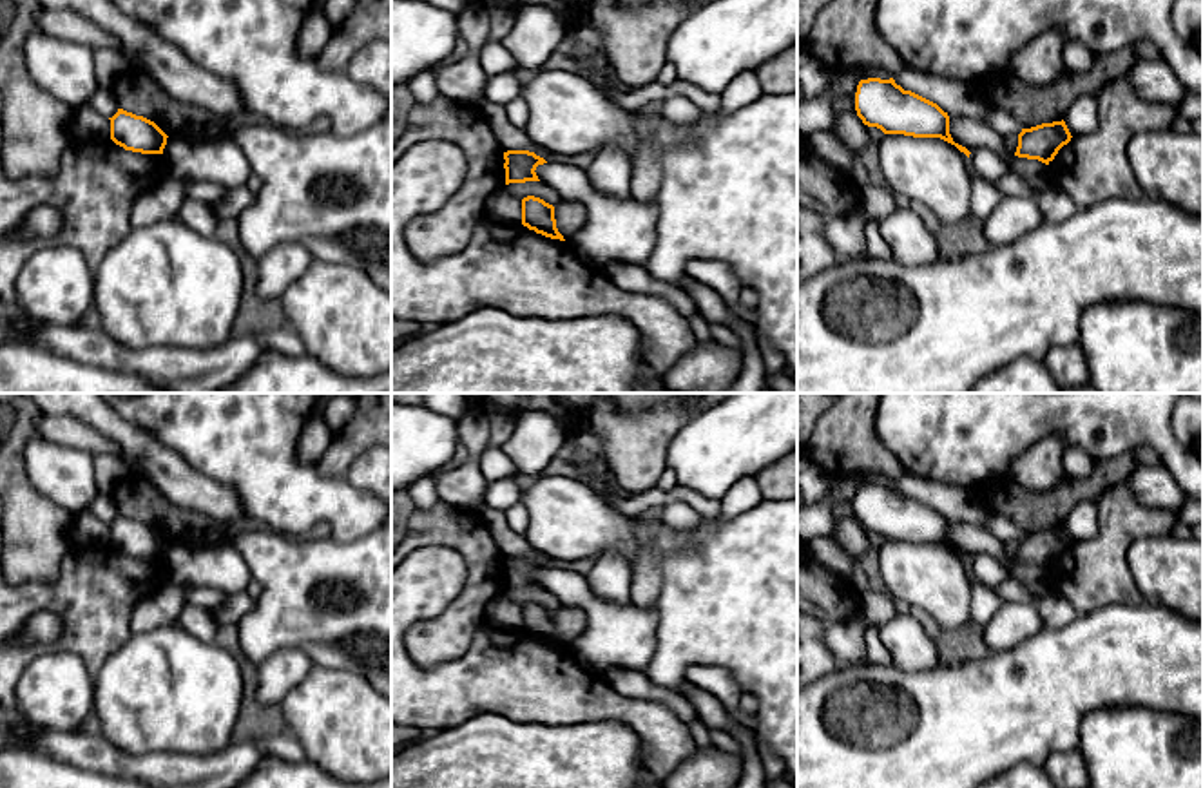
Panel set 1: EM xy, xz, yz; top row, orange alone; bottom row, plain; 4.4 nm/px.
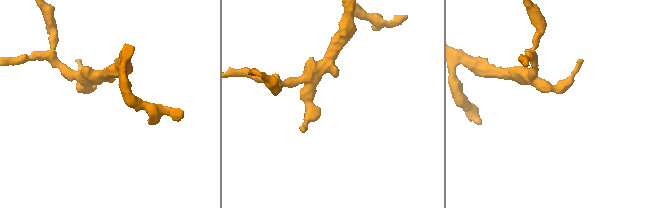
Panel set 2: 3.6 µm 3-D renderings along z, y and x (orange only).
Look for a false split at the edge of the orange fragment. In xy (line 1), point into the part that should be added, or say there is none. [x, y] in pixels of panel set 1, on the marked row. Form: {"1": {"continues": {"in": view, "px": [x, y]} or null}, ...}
{"1": {"continues": null}}

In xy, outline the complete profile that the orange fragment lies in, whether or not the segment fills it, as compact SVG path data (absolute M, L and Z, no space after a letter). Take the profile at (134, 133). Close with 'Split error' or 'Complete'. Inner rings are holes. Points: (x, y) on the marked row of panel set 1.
M123 109L109 120L111 139L116 145L141 154L163 154L168 136L154 121Z. Complete

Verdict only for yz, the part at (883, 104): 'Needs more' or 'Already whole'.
Already whole

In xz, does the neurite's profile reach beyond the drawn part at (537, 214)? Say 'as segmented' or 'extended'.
as segmented

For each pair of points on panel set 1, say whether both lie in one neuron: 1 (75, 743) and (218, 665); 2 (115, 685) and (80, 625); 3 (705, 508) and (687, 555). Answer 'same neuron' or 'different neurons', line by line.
1: different neurons
2: different neurons
3: different neurons

